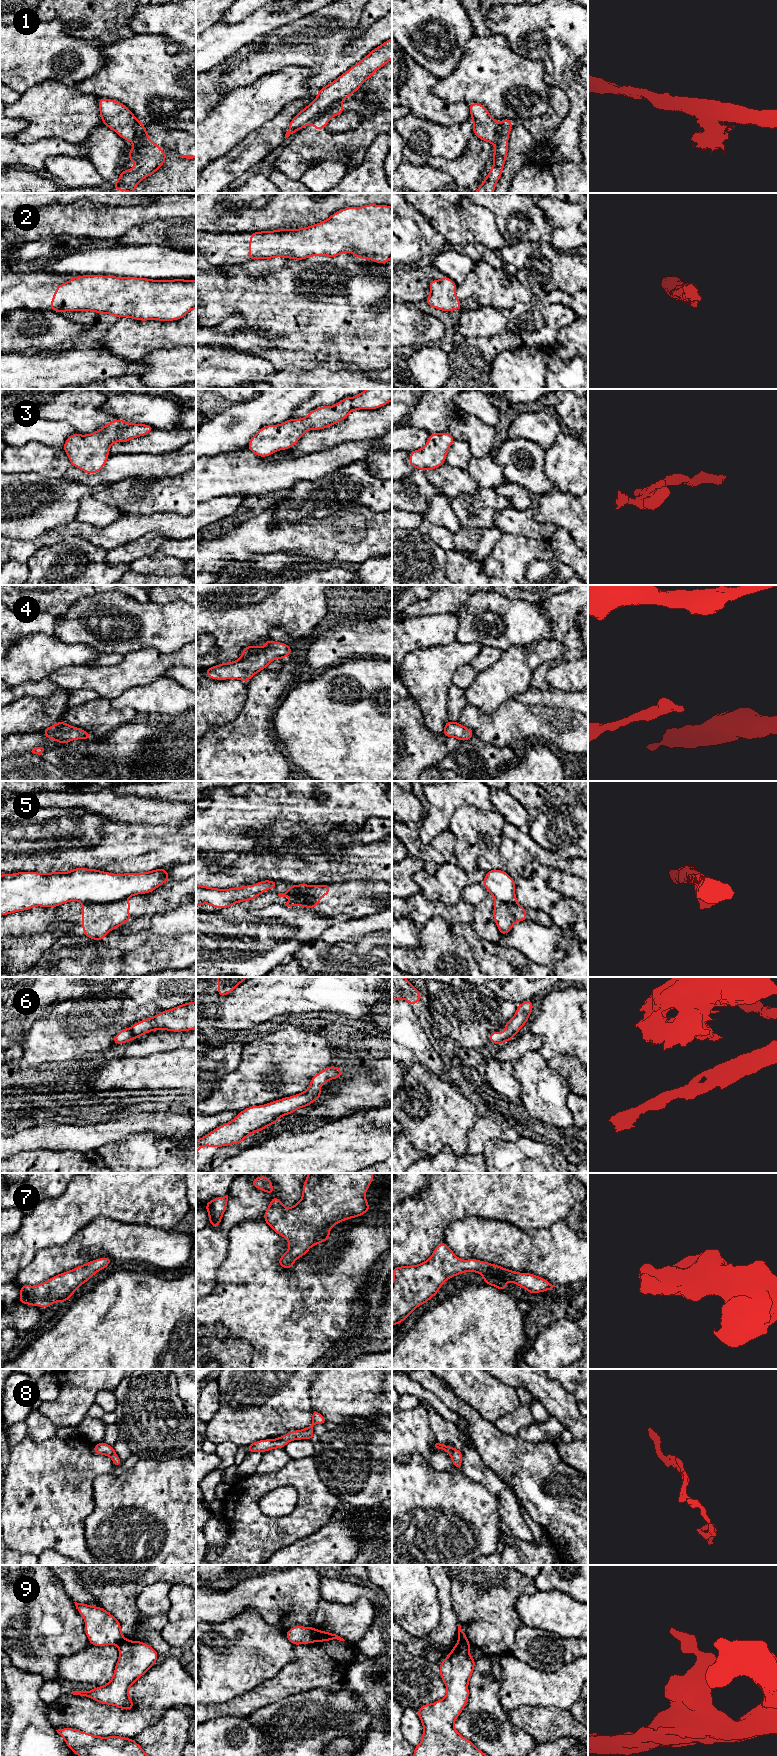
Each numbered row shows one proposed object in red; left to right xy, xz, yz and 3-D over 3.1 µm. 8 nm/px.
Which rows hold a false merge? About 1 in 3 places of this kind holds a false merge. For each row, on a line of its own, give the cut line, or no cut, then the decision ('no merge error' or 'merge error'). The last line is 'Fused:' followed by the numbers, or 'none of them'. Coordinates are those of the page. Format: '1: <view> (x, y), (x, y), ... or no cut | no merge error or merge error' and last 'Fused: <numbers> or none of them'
1: xz (341, 101), (330, 106), (311, 122) | merge error
2: no cut | no merge error
3: no cut | no merge error
4: no cut | no merge error
5: xy (128, 896), (112, 902), (82, 902) | merge error
6: no cut | no merge error
7: no cut | no merge error
8: no cut | no merge error
9: xz (315, 1630), (315, 1638), (317, 1640) | merge error
Fused: 1, 5, 9

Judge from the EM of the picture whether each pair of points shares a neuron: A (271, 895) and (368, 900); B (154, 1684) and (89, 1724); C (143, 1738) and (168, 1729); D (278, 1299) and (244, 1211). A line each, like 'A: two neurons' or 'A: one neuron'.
A: one neuron
B: one neuron
C: one neuron
D: two neurons

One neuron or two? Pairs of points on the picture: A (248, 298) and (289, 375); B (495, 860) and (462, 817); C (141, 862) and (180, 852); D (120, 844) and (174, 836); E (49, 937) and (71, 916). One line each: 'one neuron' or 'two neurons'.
A: two neurons
B: one neuron
C: one neuron
D: one neuron
E: one neuron

